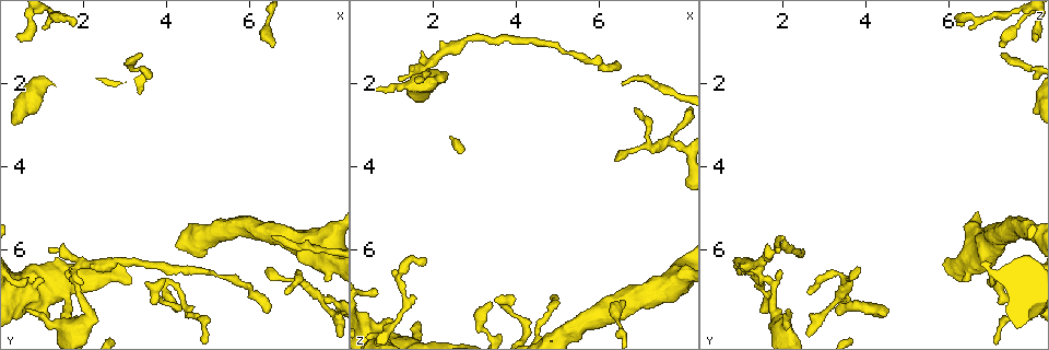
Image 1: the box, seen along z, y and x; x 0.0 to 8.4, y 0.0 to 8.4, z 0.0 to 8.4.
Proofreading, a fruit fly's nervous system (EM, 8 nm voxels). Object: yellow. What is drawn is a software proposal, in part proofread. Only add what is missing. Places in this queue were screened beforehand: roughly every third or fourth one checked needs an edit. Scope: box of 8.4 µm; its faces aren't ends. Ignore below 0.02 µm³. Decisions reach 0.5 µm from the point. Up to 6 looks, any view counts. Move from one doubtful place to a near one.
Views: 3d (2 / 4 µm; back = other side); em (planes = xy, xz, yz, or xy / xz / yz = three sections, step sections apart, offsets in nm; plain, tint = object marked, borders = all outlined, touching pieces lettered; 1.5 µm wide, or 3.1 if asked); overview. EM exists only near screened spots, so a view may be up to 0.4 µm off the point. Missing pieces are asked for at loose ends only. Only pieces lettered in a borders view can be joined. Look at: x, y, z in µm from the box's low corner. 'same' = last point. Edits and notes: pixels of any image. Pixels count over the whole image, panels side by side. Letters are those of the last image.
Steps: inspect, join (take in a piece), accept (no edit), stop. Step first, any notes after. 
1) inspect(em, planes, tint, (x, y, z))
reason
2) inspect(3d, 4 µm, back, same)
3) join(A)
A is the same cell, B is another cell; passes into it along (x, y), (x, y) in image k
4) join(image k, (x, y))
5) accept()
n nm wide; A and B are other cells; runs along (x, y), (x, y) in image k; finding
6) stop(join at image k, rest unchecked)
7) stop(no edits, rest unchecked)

inspect(3d, 4 µm, (1.80, 0.60, 6.30))
branch stops here

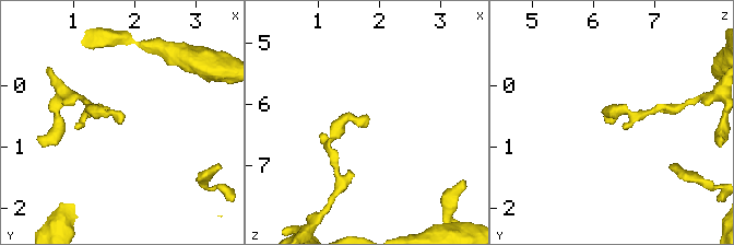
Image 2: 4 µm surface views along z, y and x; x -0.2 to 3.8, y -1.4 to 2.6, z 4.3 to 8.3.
inspect(em, xz, step 4, borders, (1.75, 0.60, 6.35))

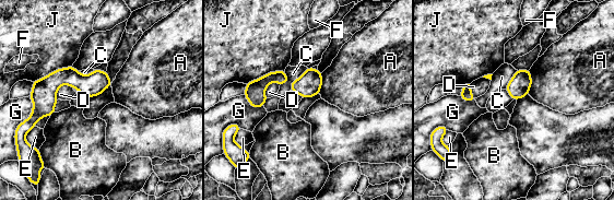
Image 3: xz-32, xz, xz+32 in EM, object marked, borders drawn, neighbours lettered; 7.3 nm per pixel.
inspect(em, planes, borders, same)

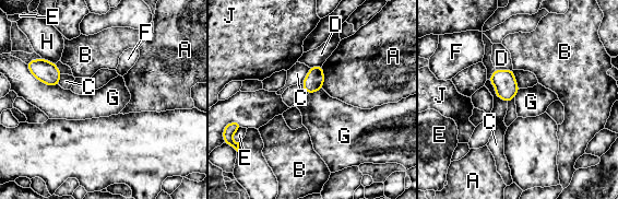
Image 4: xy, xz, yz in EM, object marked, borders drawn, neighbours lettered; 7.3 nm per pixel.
accept()
C touches over 220 nm; A, B, C, D, E, F, G, H and J are other cells; border along (32, 73), (47, 84), (58, 84) in image 4; none of them fits

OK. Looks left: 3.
inspect(3d, 2 µm, (0.65, 7.40, 2.20))
branch stops here

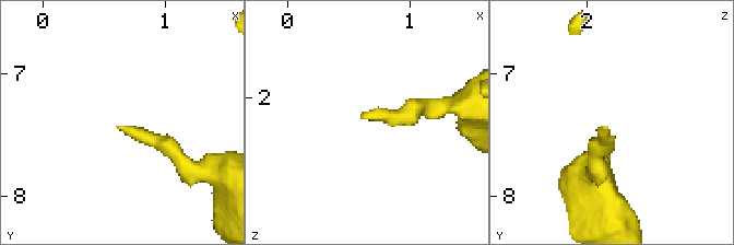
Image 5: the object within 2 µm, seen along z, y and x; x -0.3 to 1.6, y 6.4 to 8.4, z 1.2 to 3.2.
inspect(em, yz, step 4, borders, (0.58, 7.42, 2.12))

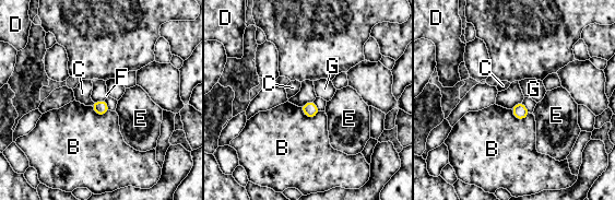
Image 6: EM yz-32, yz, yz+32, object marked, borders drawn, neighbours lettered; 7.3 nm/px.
accept()
100 nm wide; B, C, D, E, F and G are other cells; none of them fits

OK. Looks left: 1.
stop(no edits, rest unchecked)

